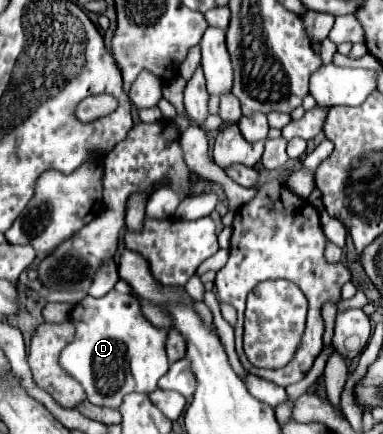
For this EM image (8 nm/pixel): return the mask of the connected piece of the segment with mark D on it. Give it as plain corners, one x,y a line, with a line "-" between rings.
111,290
101,298
87,296
71,310
71,322
77,332
73,342
61,352
59,364
77,382
81,382
91,404
119,408
125,394
149,394
157,388
157,380
167,374
167,330
157,328
143,318
133,294
119,294
117,290

